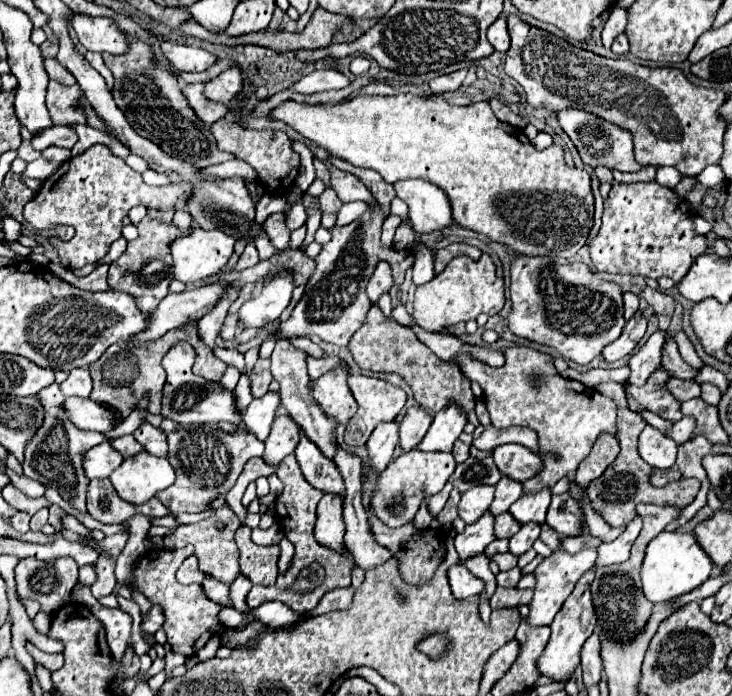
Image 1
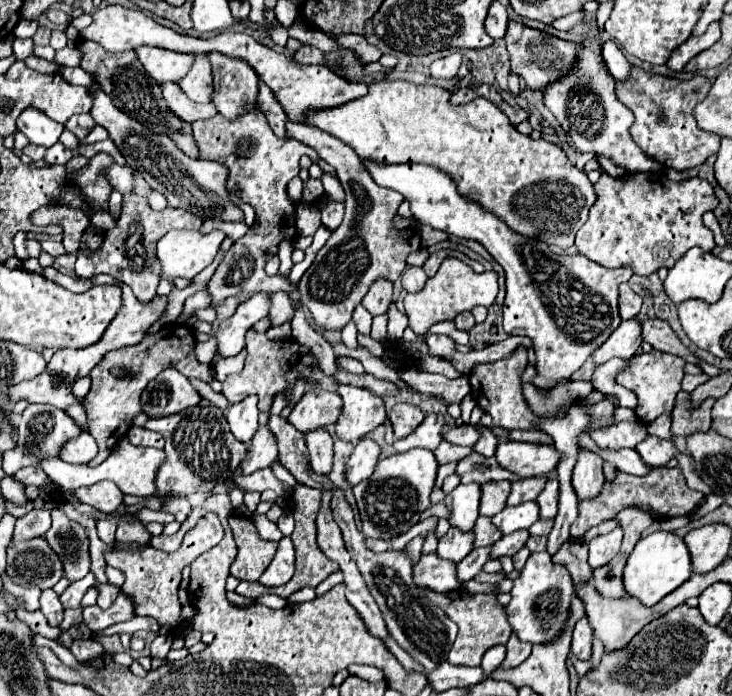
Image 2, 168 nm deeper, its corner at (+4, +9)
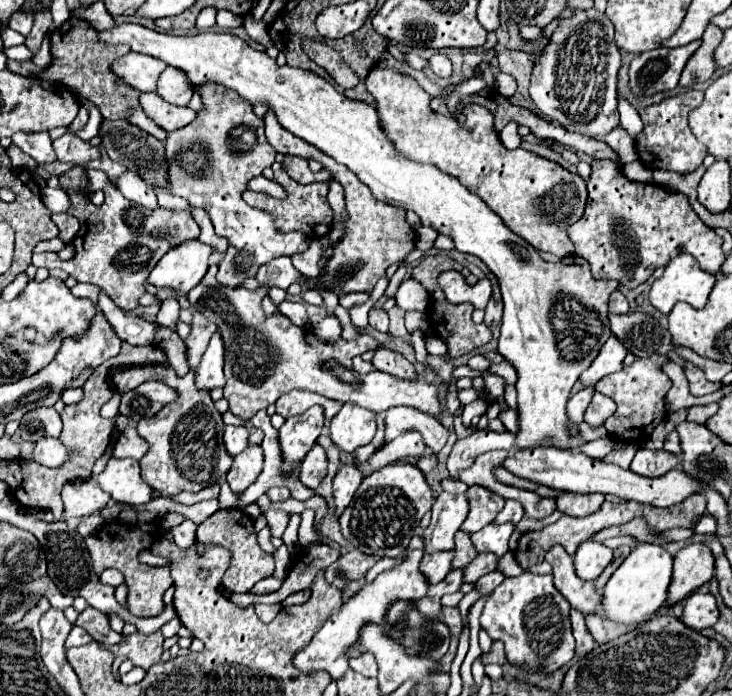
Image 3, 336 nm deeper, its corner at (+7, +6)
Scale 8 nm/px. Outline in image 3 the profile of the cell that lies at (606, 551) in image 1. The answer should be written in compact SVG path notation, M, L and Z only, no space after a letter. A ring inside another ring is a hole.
M594 540L582 542L574 556L576 574L582 580L596 580L610 562L612 562L612 550Z

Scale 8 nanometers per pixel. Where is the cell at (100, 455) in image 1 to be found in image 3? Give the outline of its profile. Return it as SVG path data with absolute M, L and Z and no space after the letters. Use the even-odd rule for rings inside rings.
M40 438L36 442L34 460L38 464L56 468L56 466L62 466L68 458L72 458L72 450L66 450L66 446L60 446L58 438Z

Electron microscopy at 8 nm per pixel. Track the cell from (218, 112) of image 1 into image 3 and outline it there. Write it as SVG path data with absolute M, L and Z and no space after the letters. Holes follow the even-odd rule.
M148 92L140 96L140 104L144 108L144 112L164 130L172 132L178 128L184 128L186 124L190 124L196 118L196 110L192 108L180 108L180 106L172 106L170 102L164 102L164 98L160 98L156 92Z

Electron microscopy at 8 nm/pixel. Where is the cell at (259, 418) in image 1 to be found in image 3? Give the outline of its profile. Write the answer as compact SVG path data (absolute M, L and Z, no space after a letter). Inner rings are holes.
M224 426L224 444L226 450L236 456L248 446L248 436L250 436L250 426Z

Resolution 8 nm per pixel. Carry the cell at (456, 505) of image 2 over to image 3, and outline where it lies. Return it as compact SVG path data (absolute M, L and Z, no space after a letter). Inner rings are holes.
M440 492L432 506L432 522L424 530L426 552L452 550L454 534L460 530L464 518L468 516L468 498L464 494Z

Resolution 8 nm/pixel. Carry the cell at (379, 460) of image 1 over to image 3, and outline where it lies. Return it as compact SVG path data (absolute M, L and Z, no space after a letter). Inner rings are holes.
M344 464L336 478L334 478L334 500L336 500L336 514L340 516L344 512L344 508L350 504L356 488L360 486L364 474L358 468L358 464Z

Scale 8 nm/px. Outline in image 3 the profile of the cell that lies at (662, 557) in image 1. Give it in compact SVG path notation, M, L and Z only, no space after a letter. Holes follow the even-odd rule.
M648 542L638 544L604 586L604 616L612 622L630 626L658 612L668 598L668 586L672 582L672 562L674 558L666 552L664 546Z

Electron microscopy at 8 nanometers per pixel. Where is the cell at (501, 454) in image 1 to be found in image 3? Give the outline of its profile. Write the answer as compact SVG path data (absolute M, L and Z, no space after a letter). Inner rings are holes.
M528 448L528 450L518 450L514 454L510 454L504 464L502 464L508 472L512 472L514 476L532 480L536 484L542 486L550 486L554 490L570 490L570 492L602 492L602 494L614 494L620 496L624 500L636 500L636 502L644 502L644 504L652 504L652 506L672 506L682 502L684 498L688 498L690 494L698 492L698 488L702 486L698 480L690 478L688 474L684 474L682 470L672 470L660 478L640 478L638 474L634 474L632 470L622 470L614 464L606 464L594 458L588 458L584 452L580 450L562 450L562 448Z

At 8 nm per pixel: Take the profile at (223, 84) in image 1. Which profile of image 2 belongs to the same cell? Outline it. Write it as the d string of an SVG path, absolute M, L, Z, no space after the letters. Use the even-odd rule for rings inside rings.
M197 55L193 61L191 71L179 81L179 87L183 89L183 93L195 101L195 103L209 103L211 101L211 93L213 93L213 77L211 77L211 67L207 57Z

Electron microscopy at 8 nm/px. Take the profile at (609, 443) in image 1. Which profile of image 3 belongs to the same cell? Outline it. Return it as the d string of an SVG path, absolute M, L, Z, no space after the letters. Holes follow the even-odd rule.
M560 492L556 502L558 502L558 510L564 514L588 516L602 506L604 494L564 494Z

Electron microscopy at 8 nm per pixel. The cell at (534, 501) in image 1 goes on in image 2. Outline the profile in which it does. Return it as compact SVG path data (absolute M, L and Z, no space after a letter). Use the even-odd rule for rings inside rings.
M535 501L521 503L519 507L505 507L501 513L491 517L491 523L501 531L501 535L509 535L519 529L529 529L539 519L539 507Z

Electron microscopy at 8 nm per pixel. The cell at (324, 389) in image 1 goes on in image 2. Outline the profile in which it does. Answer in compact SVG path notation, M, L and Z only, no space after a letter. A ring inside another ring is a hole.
M311 387L307 395L293 407L287 421L301 433L315 431L319 427L331 425L341 413L343 401L337 393L321 391L321 387Z

